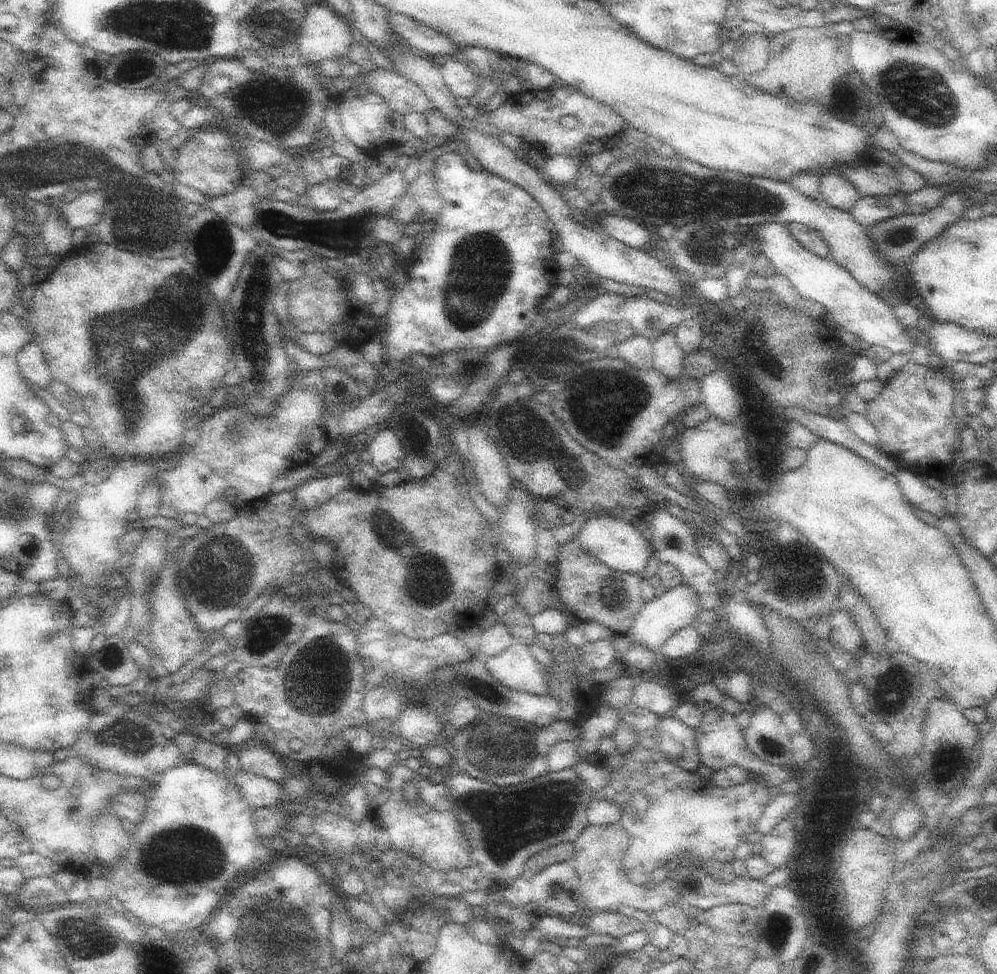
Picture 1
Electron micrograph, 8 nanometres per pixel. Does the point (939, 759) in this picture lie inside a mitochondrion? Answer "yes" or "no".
yes

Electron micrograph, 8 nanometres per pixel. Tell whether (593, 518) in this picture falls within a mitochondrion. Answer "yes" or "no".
no

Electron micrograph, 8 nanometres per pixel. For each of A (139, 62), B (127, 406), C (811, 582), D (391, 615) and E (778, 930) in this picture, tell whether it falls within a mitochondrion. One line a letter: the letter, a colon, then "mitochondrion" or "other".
A: mitochondrion
B: mitochondrion
C: other
D: other
E: mitochondrion

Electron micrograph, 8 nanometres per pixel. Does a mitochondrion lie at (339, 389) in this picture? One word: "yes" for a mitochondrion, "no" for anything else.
no

